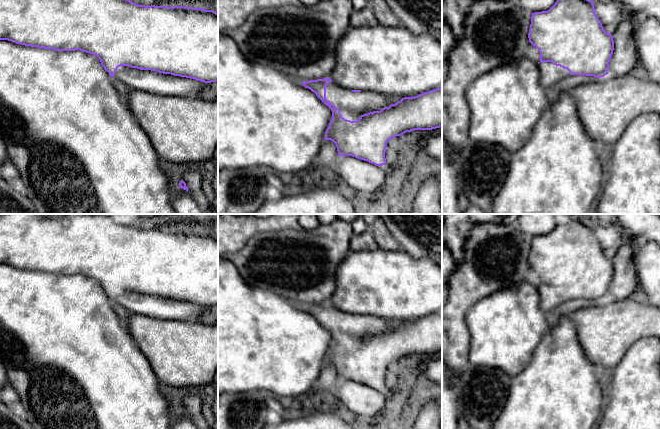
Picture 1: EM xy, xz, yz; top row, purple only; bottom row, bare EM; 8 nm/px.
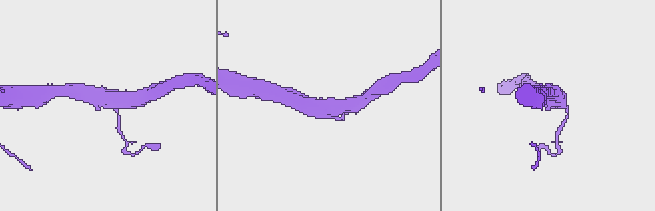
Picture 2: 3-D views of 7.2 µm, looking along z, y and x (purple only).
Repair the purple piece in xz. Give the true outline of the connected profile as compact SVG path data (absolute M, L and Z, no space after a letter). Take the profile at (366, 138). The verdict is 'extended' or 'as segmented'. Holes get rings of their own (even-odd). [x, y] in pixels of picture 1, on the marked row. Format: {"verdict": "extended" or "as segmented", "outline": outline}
{"verdict": "extended", "outline": "M330 78L301 83L331 109L332 119L325 140L335 143L339 156L352 156L379 167L386 164L385 152L390 139L414 130L442 127L442 87L414 97L399 97L342 88Z"}

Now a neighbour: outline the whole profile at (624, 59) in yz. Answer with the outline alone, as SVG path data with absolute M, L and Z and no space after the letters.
M625 11L623 19L614 32L614 50L609 62L608 76L620 77L634 73L634 68L639 62L635 45L635 27L637 16Z

